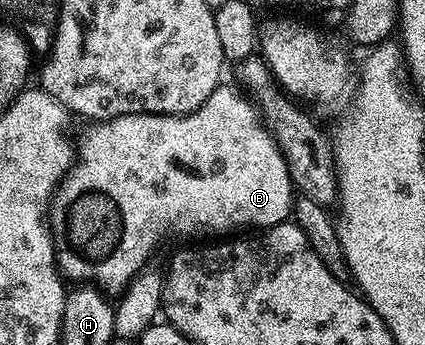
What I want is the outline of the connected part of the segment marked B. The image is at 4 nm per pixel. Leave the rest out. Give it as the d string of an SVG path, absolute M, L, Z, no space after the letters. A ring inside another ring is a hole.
M219 84L212 92L212 96L208 96L206 103L199 110L194 110L190 114L129 114L119 118L109 118L107 122L94 122L91 125L91 130L82 138L82 146L80 142L80 153L77 155L76 164L71 166L70 171L62 179L58 192L54 195L54 201L48 215L52 233L58 241L56 246L58 269L62 271L67 279L79 278L77 280L79 283L93 284L106 292L111 292L110 290L122 292L137 274L147 268L148 263L155 257L156 252L148 252L148 248L130 248L130 230L128 230L128 246L124 246L124 262L106 262L106 260L114 258L114 252L110 252L110 238L102 238L108 222L156 222L156 244L152 244L154 232L140 228L140 232L136 236L138 238L136 246L151 246L153 250L157 251L170 233L187 234L190 238L196 237L197 234L226 236L231 232L241 231L238 230L241 226L254 226L250 228L279 226L291 217L295 205L296 191L294 183L290 180L290 173L286 167L282 151L279 150L278 143L274 141L269 130L267 130L266 123L262 121L255 103L245 93L239 92L237 89L234 91L232 87L226 85ZM94 246L100 246L100 248L106 246L106 252L104 254L94 252Z

